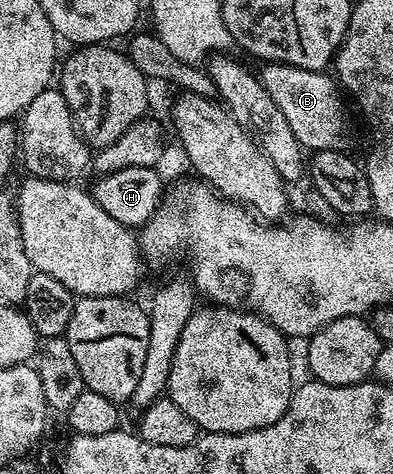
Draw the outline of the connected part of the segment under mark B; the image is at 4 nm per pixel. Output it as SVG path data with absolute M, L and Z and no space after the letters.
M265 63L258 72L259 80L266 88L274 104L282 110L283 117L290 124L294 138L309 153L329 148L335 152L345 151L348 144L348 116L340 101L342 89L327 71L311 72L289 64Z

